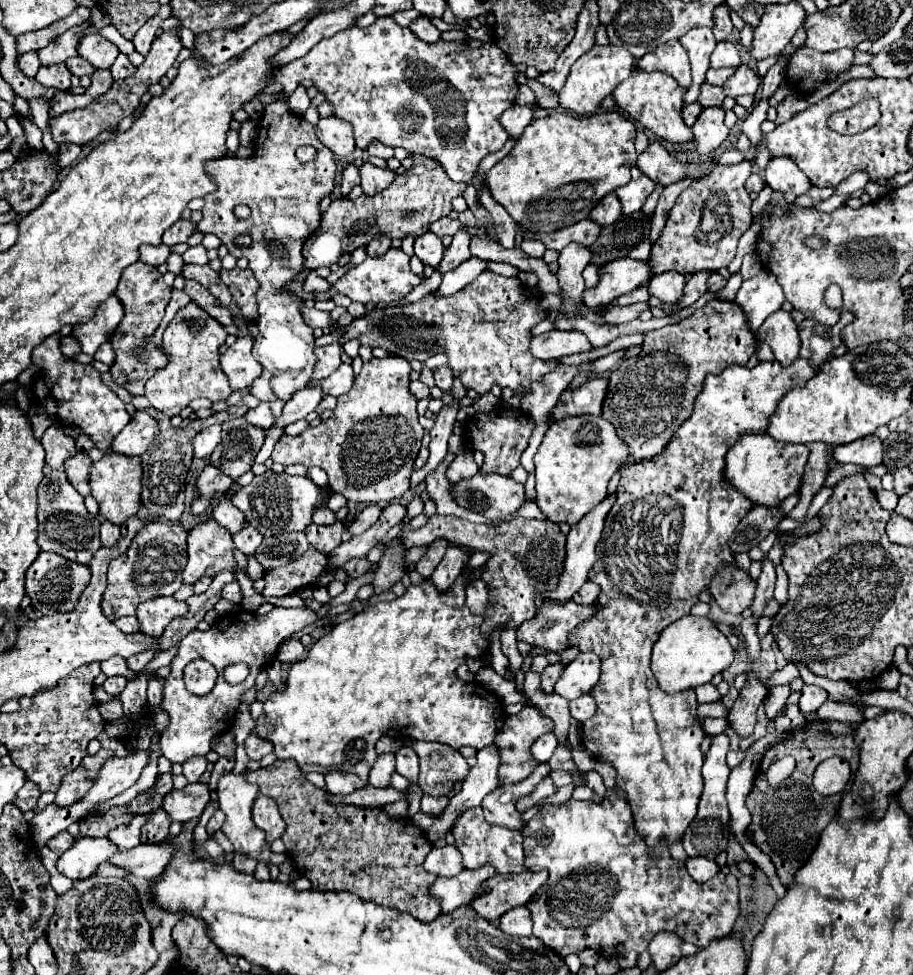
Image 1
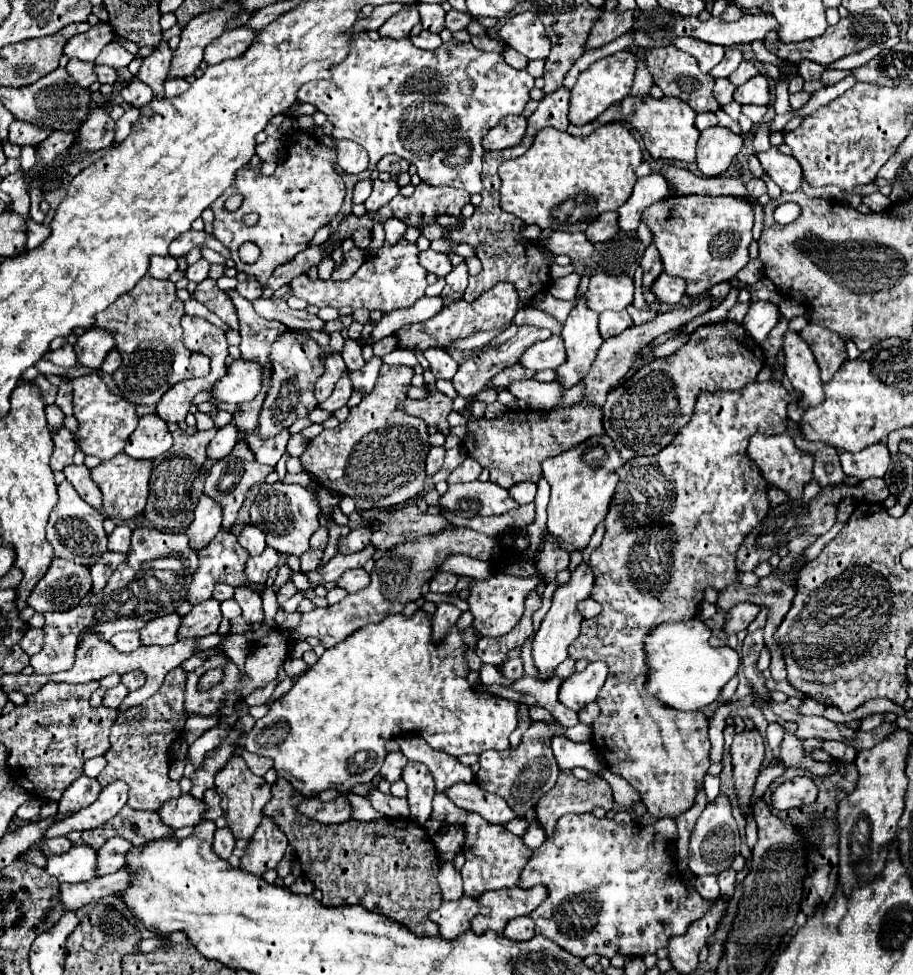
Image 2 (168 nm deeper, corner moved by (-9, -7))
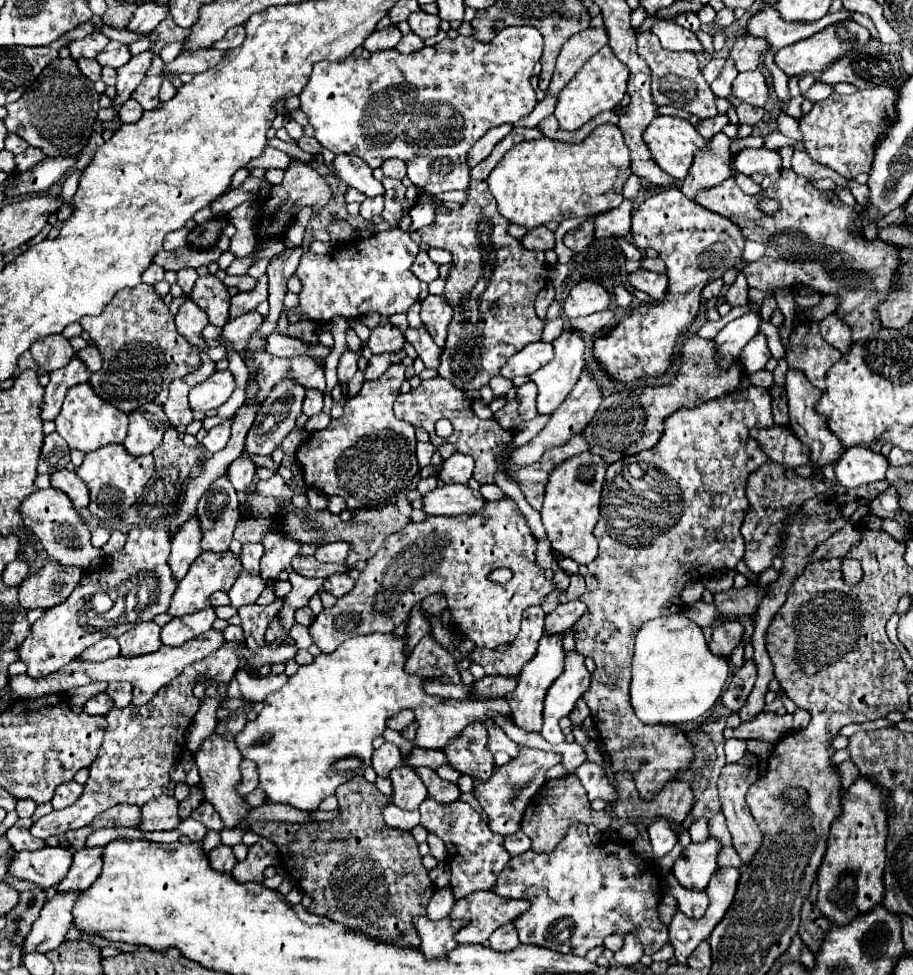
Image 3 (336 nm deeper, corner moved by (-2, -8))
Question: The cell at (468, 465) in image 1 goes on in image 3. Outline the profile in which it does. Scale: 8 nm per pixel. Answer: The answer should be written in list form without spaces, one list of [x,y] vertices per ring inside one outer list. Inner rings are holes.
[[[453,453],[441,467],[441,481],[443,483],[467,483],[473,475],[473,459],[463,453]]]

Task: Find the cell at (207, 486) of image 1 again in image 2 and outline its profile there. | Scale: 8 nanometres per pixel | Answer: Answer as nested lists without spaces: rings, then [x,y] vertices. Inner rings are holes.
[[[202,494],[194,510],[194,520],[186,528],[190,548],[194,552],[206,548],[212,542],[212,538],[220,532],[220,522],[222,522],[222,508],[212,498]]]

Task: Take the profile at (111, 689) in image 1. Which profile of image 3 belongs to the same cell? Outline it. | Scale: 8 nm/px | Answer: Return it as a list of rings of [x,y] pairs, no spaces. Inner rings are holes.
[[[99,693],[97,697],[89,699],[89,701],[85,703],[85,707],[83,707],[83,709],[85,709],[89,715],[105,715],[111,707],[113,707],[111,697],[109,697],[107,693]]]

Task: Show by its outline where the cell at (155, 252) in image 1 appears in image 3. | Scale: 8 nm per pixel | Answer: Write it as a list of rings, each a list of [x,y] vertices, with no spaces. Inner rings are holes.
[[[153,263],[151,267],[147,267],[147,269],[143,271],[143,281],[145,281],[145,283],[149,283],[149,285],[155,285],[157,281],[161,281],[161,279],[163,279],[163,273],[165,273],[165,269]]]

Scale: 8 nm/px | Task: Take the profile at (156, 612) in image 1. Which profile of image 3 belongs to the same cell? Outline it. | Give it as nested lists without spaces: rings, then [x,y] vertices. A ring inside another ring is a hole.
[[[139,623],[135,629],[121,635],[117,641],[121,645],[121,655],[125,657],[137,657],[145,653],[153,653],[161,647],[159,639],[161,627],[157,623]]]

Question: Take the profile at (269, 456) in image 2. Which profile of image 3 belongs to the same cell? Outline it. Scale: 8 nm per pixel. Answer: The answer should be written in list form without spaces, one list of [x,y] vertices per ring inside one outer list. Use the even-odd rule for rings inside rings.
[[[243,451],[243,455],[239,459],[235,459],[235,463],[231,463],[231,467],[227,469],[227,475],[229,475],[229,479],[231,479],[237,493],[249,491],[255,469],[257,469],[257,465],[251,461],[247,451]]]

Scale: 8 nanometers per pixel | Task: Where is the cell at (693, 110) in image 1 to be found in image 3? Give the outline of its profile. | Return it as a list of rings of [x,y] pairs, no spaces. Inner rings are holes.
[[[717,115],[717,117],[713,117],[713,119],[701,119],[701,121],[695,125],[695,129],[697,129],[697,133],[699,133],[703,139],[711,139],[711,135],[719,133],[727,123],[729,123],[727,115]]]

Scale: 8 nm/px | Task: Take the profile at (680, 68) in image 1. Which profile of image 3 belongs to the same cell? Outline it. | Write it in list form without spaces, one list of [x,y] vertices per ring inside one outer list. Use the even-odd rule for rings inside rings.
[[[641,33],[637,35],[637,51],[639,55],[647,61],[649,69],[651,69],[651,95],[653,95],[653,103],[655,105],[673,105],[677,109],[685,109],[691,115],[697,115],[701,119],[707,117],[715,117],[717,109],[715,109],[715,95],[711,93],[707,81],[701,75],[699,69],[699,61],[695,55],[683,51],[683,53],[673,53],[667,51],[659,45],[659,39],[653,33]]]

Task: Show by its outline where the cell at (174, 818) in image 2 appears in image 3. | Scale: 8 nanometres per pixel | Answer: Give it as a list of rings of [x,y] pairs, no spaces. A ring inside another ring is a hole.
[[[161,795],[159,799],[151,799],[151,803],[145,803],[141,807],[141,815],[141,831],[167,831],[177,829],[181,823],[181,817],[177,815],[177,799],[169,795]]]

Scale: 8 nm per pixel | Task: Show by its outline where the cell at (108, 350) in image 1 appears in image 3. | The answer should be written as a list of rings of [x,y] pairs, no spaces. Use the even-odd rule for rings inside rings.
[[[89,345],[89,347],[85,347],[85,349],[81,349],[79,351],[79,357],[83,359],[83,363],[87,365],[87,369],[89,371],[99,371],[101,369],[101,365],[103,365],[103,359],[101,359],[101,353],[99,353],[99,349],[95,347],[95,345]]]

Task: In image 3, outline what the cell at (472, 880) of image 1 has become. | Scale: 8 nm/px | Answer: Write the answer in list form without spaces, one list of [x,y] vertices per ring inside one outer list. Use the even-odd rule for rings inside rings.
[[[423,915],[423,917],[415,917],[413,923],[421,937],[421,951],[433,959],[433,957],[443,957],[457,947],[455,923],[467,923],[467,921],[453,921],[451,917],[433,921],[427,915]]]

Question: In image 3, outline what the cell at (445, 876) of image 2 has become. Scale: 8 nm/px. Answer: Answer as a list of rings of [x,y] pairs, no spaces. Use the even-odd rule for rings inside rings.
[[[443,887],[443,889],[435,889],[429,907],[427,907],[427,917],[431,919],[443,919],[451,913],[455,905],[455,895],[451,887]]]

